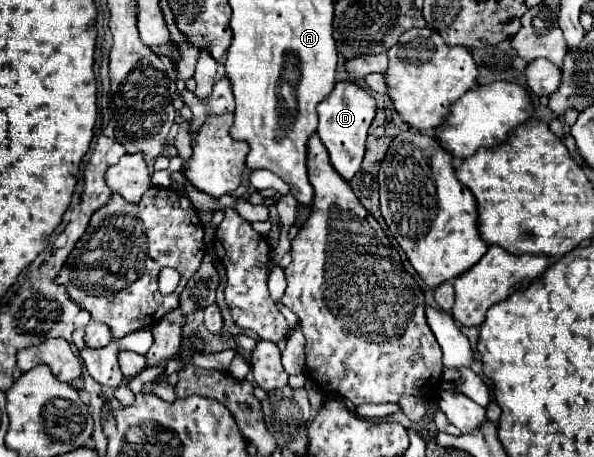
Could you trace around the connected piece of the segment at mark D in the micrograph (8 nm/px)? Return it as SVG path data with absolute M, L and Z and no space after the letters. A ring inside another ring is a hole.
M338 80L332 92L318 106L318 116L320 116L318 136L330 152L332 166L346 180L350 180L360 170L360 164L364 158L366 132L374 120L374 114L376 114L374 96L366 92L362 86L358 86L356 82L346 82L346 80Z

